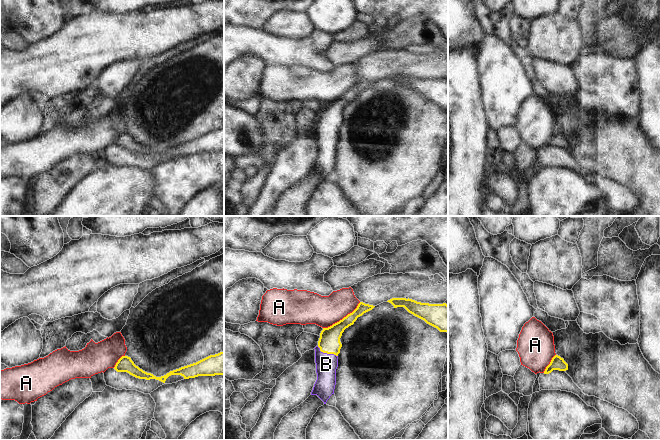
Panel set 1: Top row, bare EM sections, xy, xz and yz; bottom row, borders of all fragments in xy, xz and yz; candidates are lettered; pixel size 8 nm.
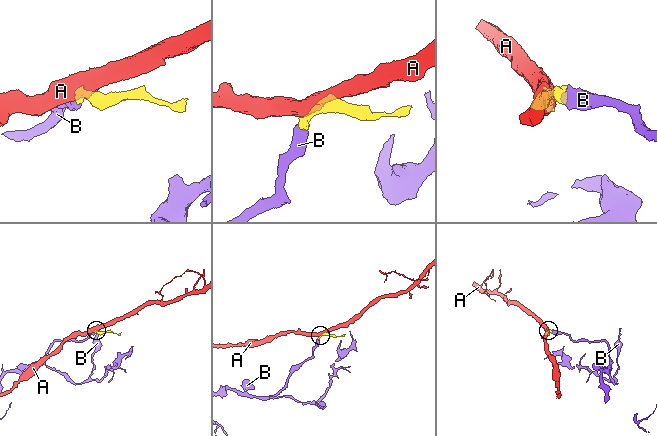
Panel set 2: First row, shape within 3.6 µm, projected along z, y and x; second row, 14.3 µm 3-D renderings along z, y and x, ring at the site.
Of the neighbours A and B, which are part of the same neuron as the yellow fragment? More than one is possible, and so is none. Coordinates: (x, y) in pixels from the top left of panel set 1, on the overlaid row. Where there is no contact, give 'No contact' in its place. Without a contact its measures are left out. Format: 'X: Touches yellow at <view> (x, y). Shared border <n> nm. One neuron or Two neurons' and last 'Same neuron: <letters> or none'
A: Touches yellow at xz (343, 318). Shared border 360 nm. Two neurons
B: Touches yellow at xz (327, 353). Shared border 190 nm. One neuron
Same neuron: B.

